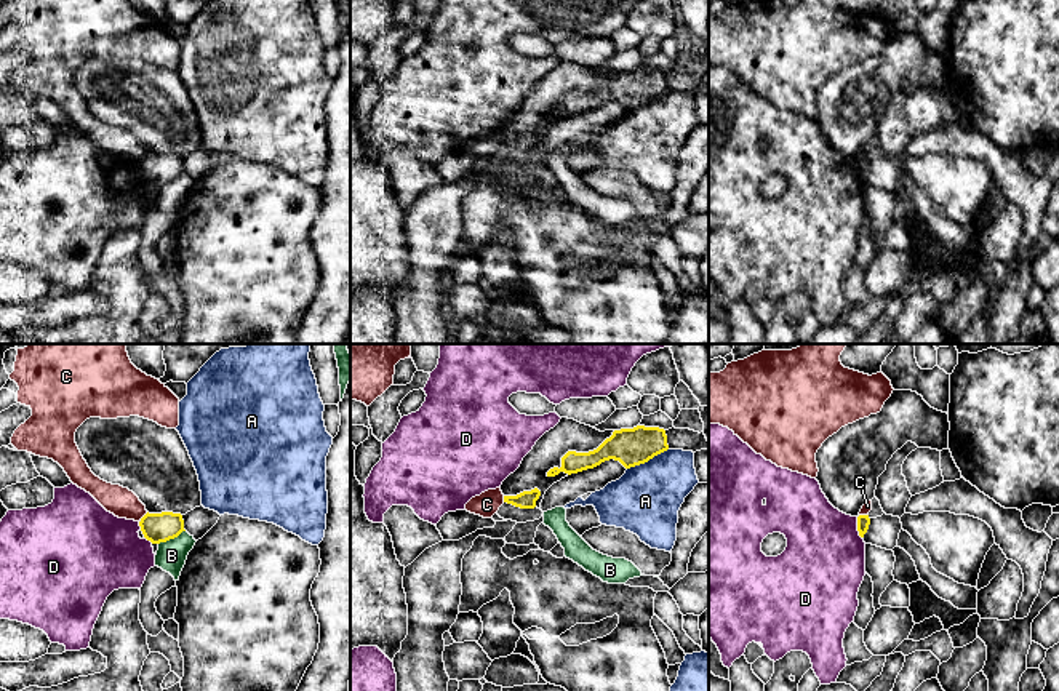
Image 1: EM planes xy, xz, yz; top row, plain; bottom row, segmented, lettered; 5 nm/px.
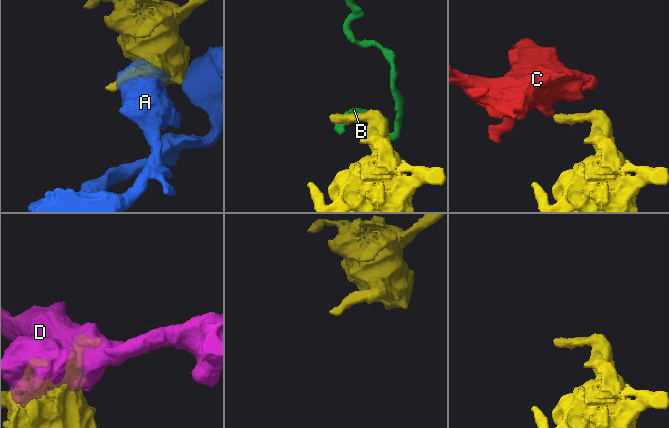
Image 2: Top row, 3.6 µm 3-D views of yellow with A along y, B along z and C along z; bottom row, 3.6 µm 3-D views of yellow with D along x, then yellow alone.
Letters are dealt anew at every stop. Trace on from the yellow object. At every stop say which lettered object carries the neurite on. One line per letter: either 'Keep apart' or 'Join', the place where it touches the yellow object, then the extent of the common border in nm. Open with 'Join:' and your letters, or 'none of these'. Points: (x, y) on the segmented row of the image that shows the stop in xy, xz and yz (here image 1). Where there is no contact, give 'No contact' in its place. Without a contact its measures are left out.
Join: none of these
A: Keep apart. Touches yellow at xz (647, 461). Shared border 240 nm
B: Keep apart. Touches yellow at xy (171, 538). Shared border 150 nm
C: Keep apart. Touches yellow at xy (143, 517). Shared border 70 nm
D: Keep apart. Touches yellow at yz (858, 528). Shared border 110 nm

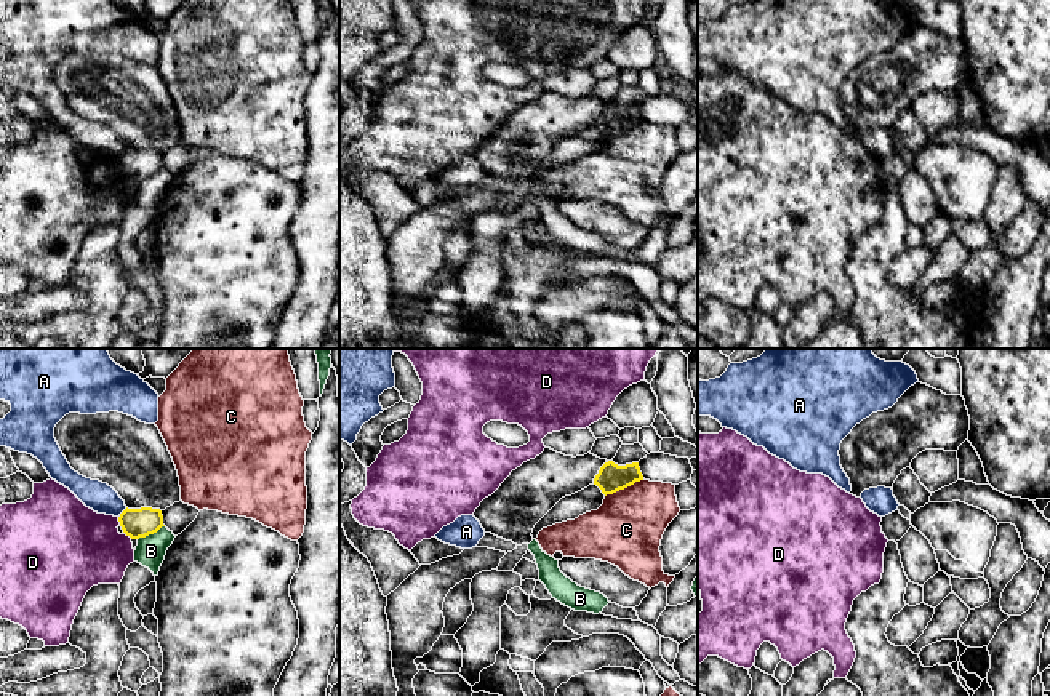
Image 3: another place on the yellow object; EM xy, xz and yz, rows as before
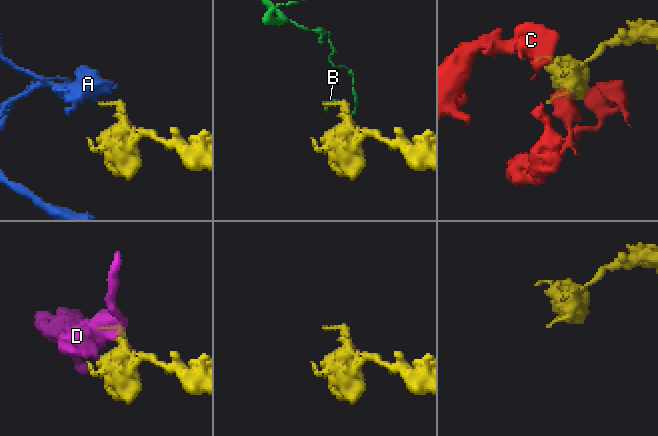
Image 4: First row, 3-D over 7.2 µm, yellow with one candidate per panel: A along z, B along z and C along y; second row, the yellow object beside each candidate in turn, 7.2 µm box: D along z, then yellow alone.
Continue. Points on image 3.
Join: none of these
A: Keep apart. Touches yellow at xy (122, 512). Shared border 70 nm
B: Keep apart. Touches yellow at xy (151, 533). Shared border 150 nm
C: Keep apart. Touches yellow at xz (625, 487). Shared border 220 nm
D: Keep apart. Touches yellow at xy (119, 520). Shared border 40 nm

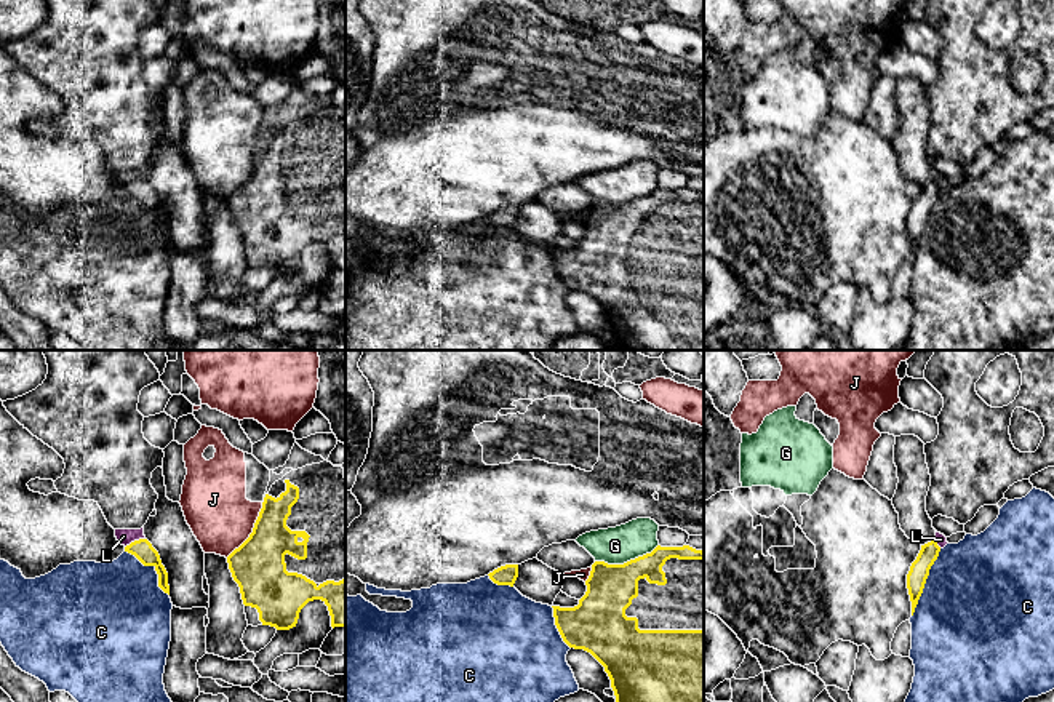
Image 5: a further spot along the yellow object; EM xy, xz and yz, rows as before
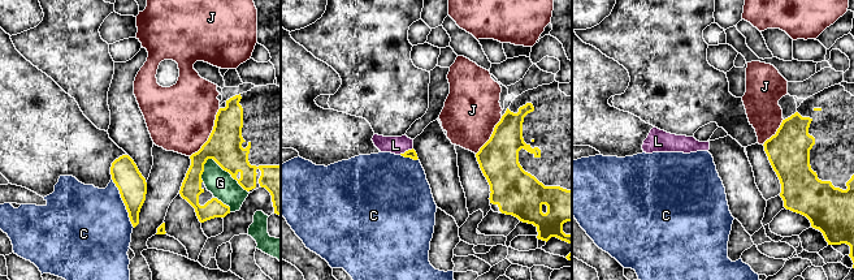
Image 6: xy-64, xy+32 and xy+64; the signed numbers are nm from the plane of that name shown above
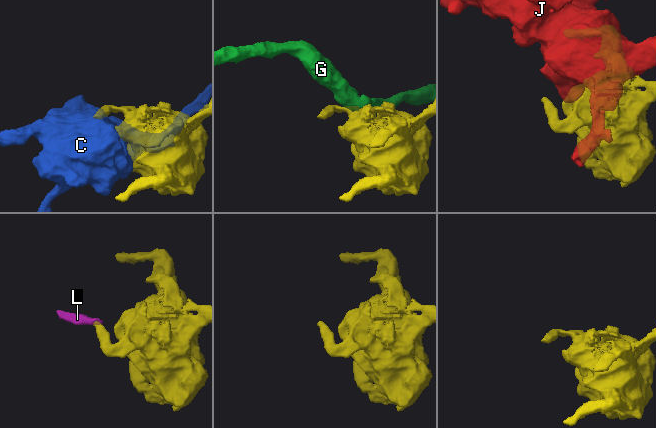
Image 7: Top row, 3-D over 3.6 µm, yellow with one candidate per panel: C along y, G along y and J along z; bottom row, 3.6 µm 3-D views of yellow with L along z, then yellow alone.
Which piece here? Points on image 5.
Join: L
C: Keep apart. Touches yellow at yz (925, 582). Shared border 380 nm
G: Keep apart. Touches yellow at xz (627, 562). Shared border 340 nm
J: Keep apart. Touches yellow at xy (253, 531). Shared border 340 nm
L: Join. Touches yellow at xy (135, 541). Shared border 120 nm

